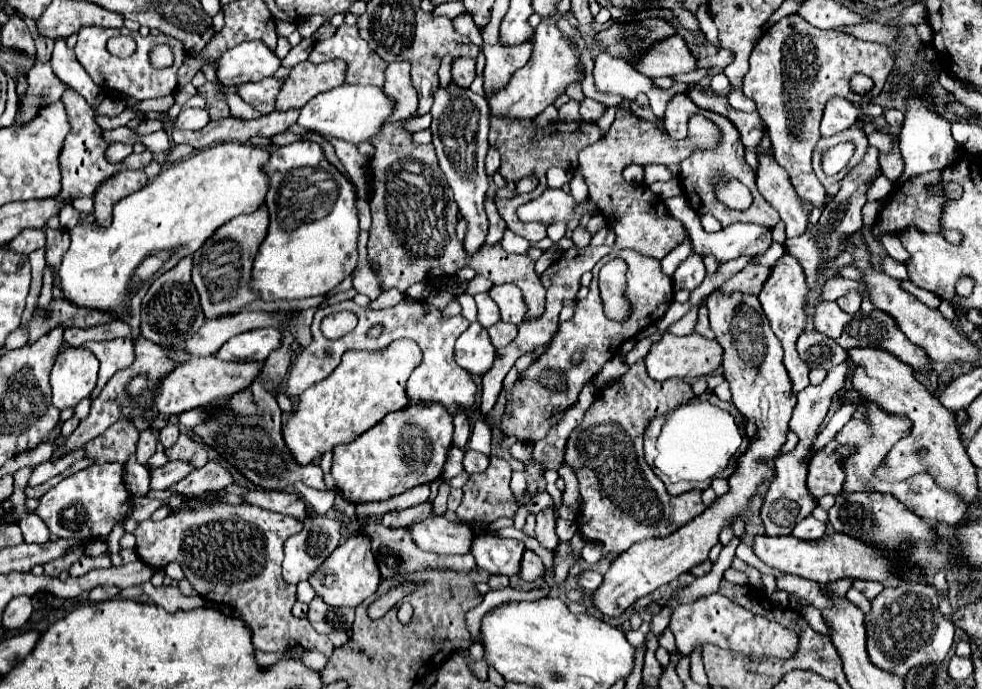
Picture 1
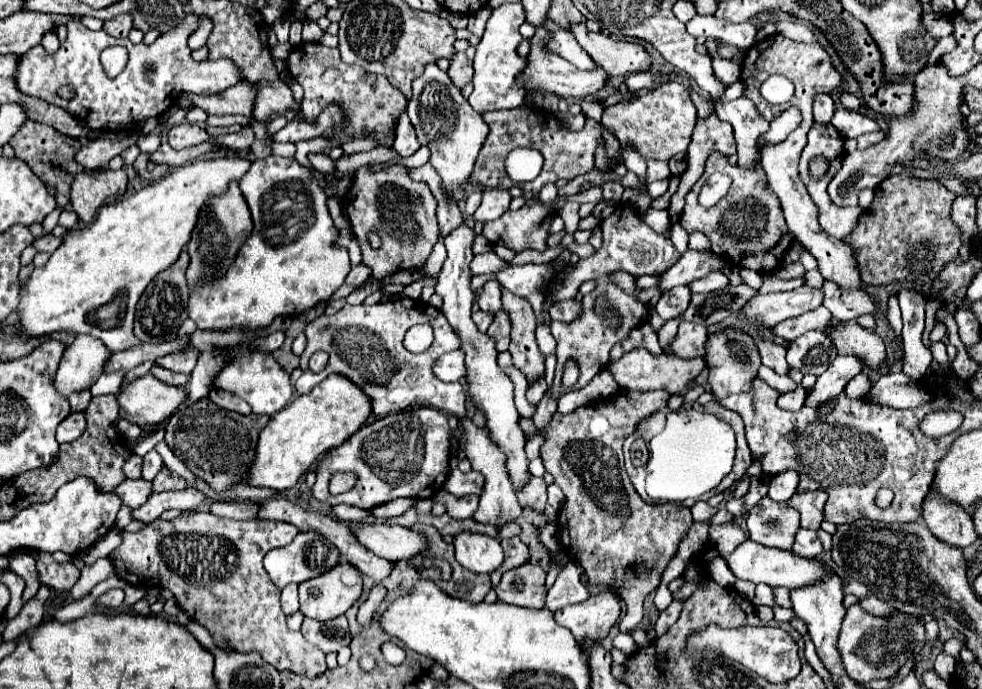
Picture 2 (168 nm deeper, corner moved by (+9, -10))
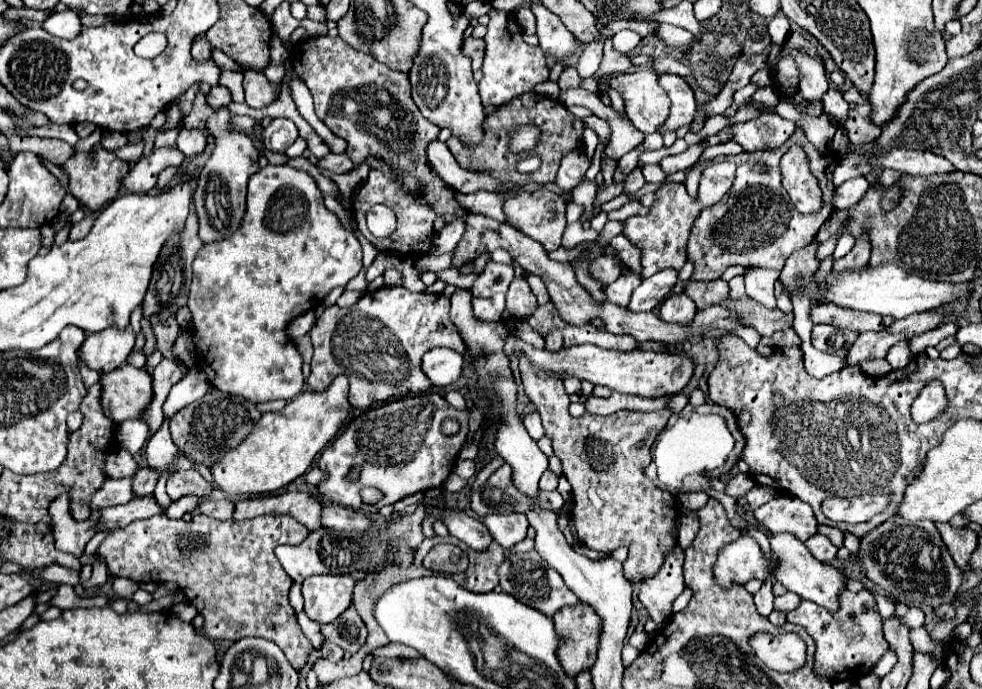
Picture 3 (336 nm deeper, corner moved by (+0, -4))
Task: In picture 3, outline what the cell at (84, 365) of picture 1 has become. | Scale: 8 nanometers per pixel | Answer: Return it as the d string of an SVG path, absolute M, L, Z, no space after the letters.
M107 327L99 333L89 333L85 337L83 345L77 349L77 359L97 373L107 373L127 361L133 345L135 333L131 331L131 327Z

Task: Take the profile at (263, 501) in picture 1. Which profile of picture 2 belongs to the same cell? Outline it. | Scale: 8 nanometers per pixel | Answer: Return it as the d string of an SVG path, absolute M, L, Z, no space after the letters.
M220 501L210 505L210 513L228 519L256 519L258 505L252 501Z

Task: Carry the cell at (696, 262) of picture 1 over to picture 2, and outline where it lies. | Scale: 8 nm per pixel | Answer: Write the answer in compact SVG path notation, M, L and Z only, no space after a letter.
M680 285L678 289L672 289L670 293L664 293L656 305L656 311L658 315L668 321L668 319L676 319L680 317L686 307L688 307L688 301L690 301L690 289Z

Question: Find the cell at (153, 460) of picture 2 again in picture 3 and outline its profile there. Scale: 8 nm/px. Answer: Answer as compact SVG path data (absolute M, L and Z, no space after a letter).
M141 467L133 477L133 491L135 495L153 495L157 485L157 475L153 467Z

